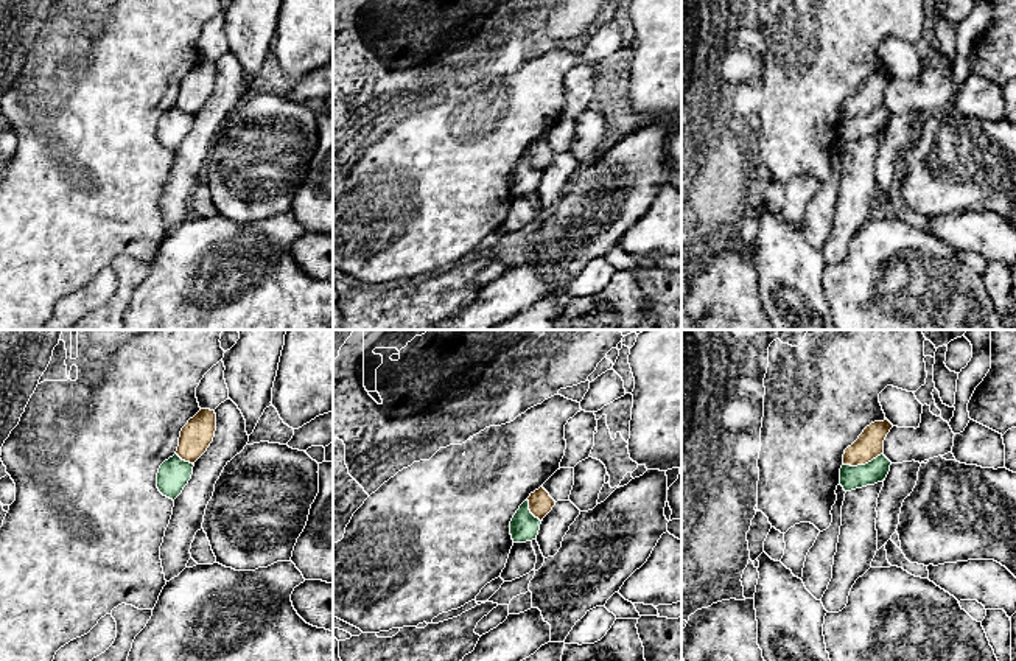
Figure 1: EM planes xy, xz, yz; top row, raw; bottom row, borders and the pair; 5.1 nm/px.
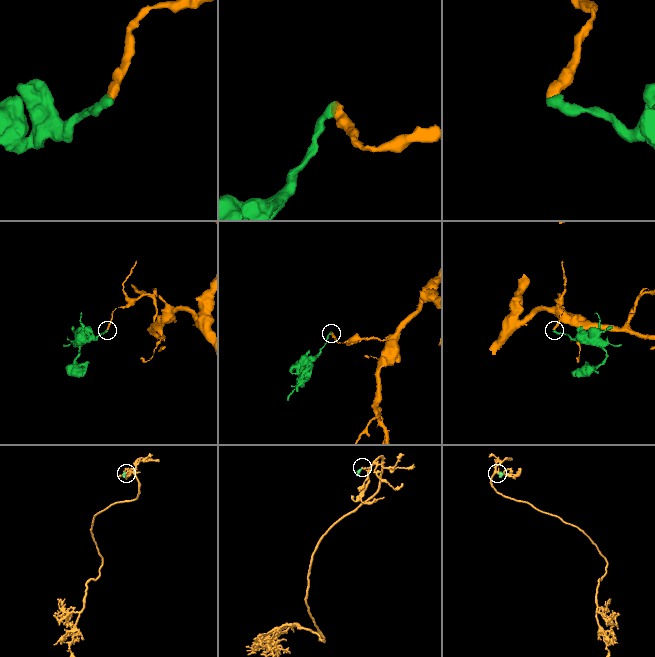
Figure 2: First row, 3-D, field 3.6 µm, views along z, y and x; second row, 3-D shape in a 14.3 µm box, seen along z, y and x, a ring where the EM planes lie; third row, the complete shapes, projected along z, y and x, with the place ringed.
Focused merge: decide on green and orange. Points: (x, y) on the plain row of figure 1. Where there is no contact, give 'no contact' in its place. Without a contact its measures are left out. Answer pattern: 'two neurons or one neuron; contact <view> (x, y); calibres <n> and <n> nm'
two neurons; contact yz (862, 117); calibres 120 and 140 nm

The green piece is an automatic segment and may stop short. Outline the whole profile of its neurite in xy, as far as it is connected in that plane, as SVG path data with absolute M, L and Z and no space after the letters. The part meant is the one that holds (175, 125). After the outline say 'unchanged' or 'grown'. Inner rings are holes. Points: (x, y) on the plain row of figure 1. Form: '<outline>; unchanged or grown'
M177 106L165 112L157 124L159 143L174 152L191 131L193 118L193 115L182 112Z; unchanged

